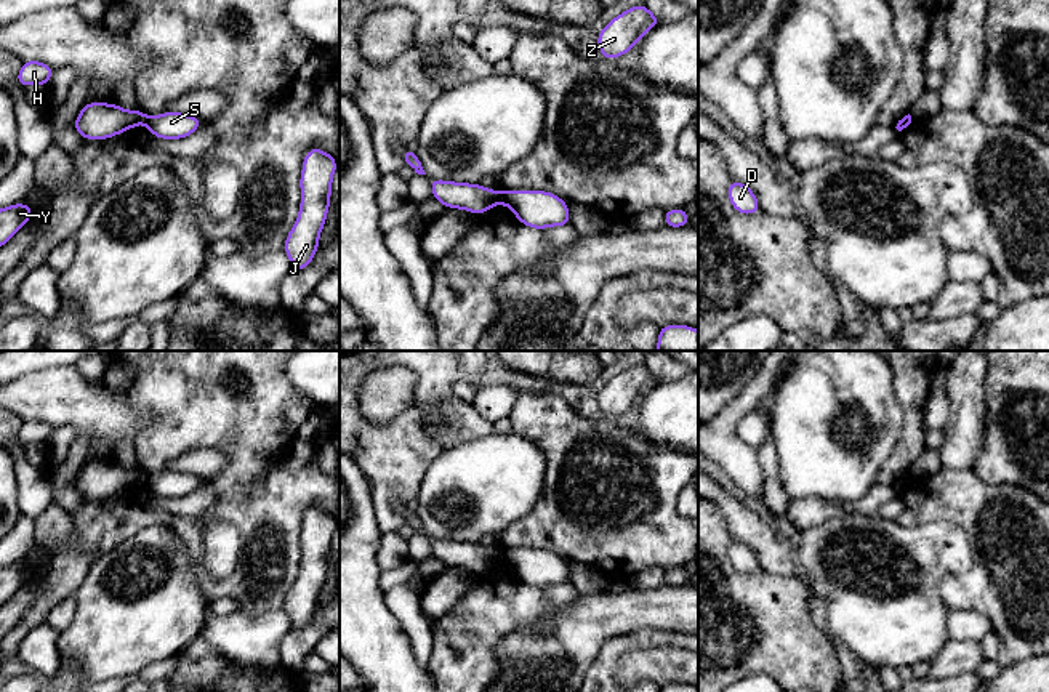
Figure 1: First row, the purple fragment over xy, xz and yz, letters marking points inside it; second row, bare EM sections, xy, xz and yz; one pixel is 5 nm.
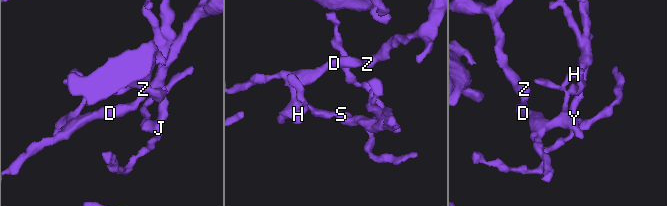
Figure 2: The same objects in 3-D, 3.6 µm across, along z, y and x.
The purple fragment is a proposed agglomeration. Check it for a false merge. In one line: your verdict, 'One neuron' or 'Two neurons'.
Two neurons

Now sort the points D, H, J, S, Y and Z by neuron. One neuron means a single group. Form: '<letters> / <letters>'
D H J Y Z / S

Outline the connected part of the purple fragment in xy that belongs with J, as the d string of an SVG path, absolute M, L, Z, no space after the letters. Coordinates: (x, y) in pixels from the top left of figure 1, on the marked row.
M312 147L303 160L299 187L303 200L299 216L287 235L283 251L290 256L293 271L306 269L319 248L319 235L330 207L332 178L336 159L320 147Z

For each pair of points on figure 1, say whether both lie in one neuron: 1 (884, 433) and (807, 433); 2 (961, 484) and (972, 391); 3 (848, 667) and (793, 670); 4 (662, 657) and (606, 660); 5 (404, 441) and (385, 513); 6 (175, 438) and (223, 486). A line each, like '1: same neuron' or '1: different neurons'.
1: same neuron
2: different neurons
3: different neurons
4: different neurons
5: same neuron
6: same neuron

